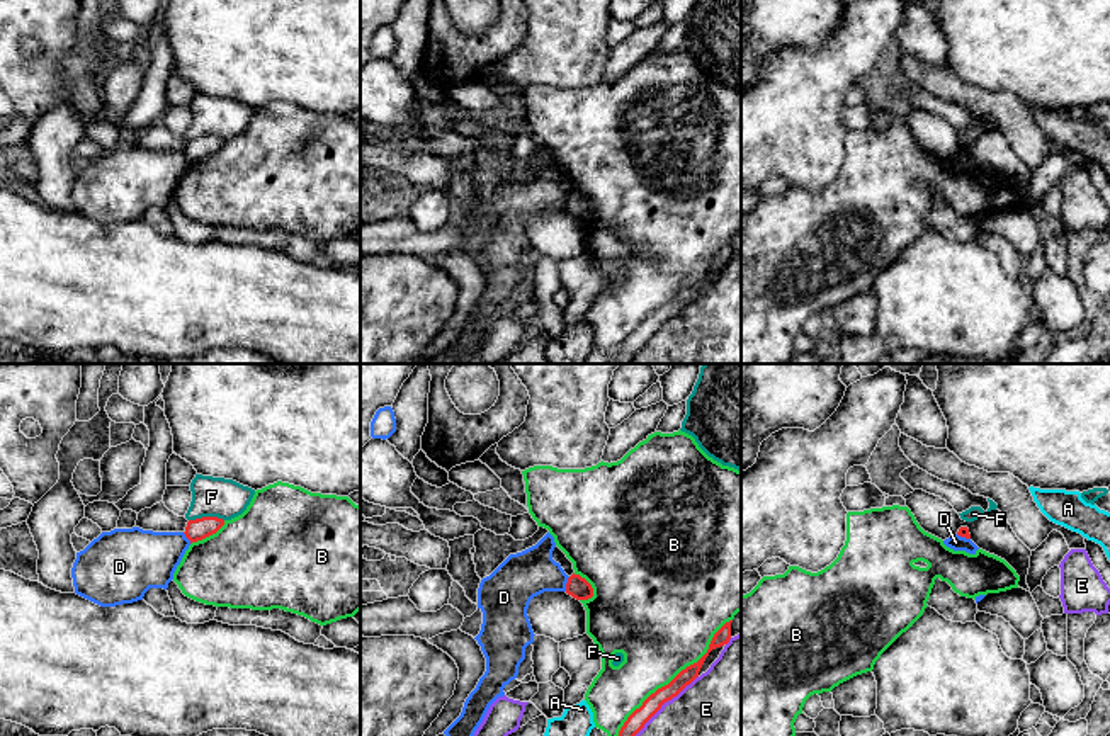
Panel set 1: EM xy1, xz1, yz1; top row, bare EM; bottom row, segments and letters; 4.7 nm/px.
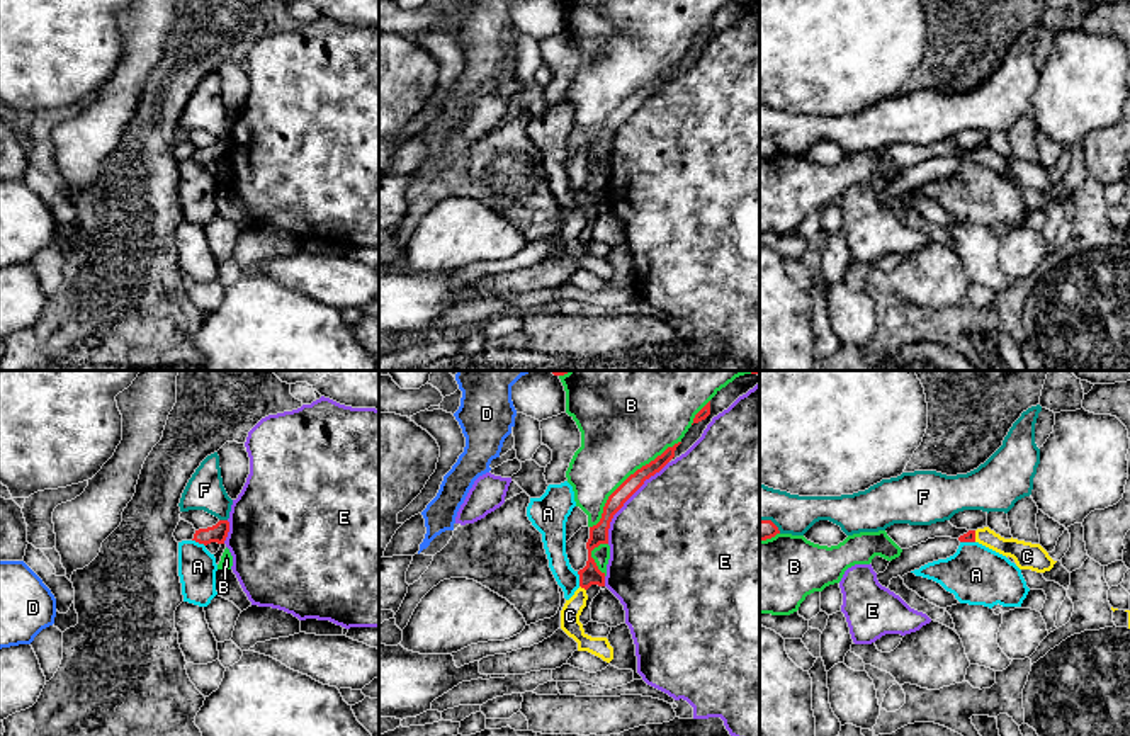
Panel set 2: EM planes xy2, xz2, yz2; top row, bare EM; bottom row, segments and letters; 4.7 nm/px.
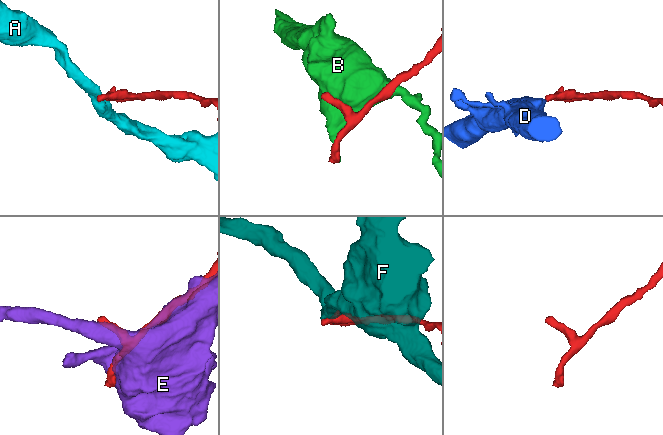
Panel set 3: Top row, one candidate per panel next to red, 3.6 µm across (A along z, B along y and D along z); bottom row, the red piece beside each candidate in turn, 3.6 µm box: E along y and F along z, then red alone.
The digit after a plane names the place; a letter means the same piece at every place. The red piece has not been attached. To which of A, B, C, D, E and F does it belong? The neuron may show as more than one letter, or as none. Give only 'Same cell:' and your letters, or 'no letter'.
Same cell: C

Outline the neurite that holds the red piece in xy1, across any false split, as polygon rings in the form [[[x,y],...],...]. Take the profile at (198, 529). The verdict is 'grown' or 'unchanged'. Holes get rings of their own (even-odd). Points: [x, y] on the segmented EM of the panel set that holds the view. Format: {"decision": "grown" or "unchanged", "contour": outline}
{"decision": "unchanged", "contour": [[[202,517],[189,520],[184,534],[192,544],[216,534],[223,525],[224,525],[223,518]]]}

